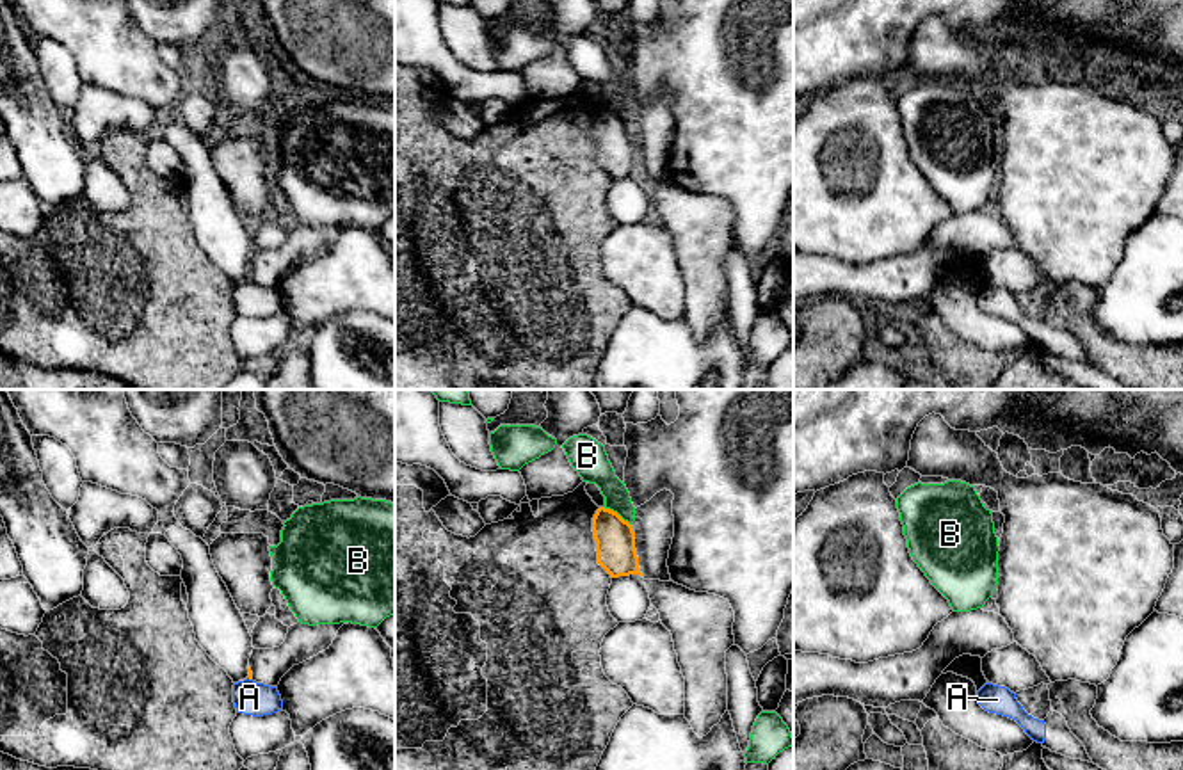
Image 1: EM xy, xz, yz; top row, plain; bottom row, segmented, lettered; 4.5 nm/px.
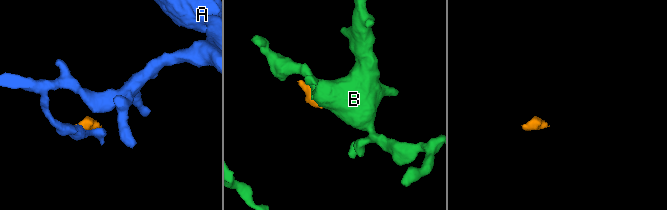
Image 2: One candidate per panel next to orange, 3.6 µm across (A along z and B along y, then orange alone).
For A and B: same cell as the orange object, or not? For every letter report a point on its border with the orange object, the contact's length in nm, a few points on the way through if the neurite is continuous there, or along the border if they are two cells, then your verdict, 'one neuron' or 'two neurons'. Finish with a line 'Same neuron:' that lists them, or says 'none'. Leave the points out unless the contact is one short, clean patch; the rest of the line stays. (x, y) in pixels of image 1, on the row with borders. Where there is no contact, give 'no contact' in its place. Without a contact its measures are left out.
A: meets orange in xy at (249, 678); contact 30 nm long; two neurons
B: meets orange in xz at (616, 513); contact 160 nm long; border along xz (603, 507), (618, 513), (632, 525); two neurons
Same neuron: none

